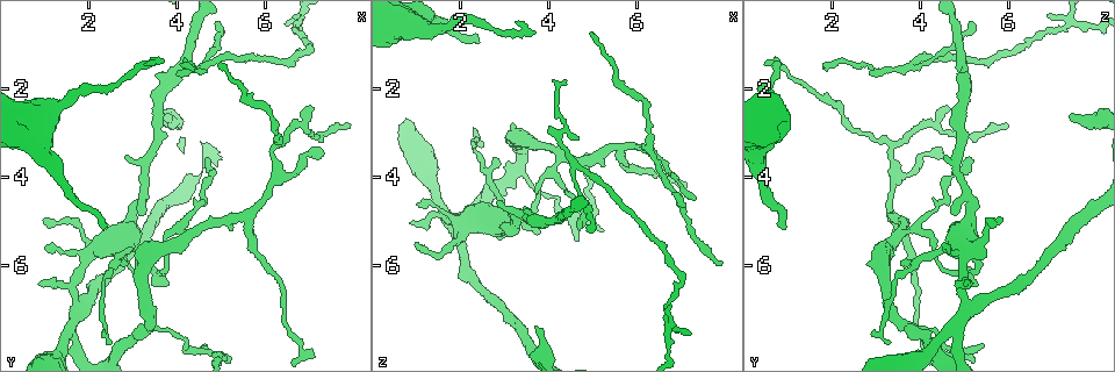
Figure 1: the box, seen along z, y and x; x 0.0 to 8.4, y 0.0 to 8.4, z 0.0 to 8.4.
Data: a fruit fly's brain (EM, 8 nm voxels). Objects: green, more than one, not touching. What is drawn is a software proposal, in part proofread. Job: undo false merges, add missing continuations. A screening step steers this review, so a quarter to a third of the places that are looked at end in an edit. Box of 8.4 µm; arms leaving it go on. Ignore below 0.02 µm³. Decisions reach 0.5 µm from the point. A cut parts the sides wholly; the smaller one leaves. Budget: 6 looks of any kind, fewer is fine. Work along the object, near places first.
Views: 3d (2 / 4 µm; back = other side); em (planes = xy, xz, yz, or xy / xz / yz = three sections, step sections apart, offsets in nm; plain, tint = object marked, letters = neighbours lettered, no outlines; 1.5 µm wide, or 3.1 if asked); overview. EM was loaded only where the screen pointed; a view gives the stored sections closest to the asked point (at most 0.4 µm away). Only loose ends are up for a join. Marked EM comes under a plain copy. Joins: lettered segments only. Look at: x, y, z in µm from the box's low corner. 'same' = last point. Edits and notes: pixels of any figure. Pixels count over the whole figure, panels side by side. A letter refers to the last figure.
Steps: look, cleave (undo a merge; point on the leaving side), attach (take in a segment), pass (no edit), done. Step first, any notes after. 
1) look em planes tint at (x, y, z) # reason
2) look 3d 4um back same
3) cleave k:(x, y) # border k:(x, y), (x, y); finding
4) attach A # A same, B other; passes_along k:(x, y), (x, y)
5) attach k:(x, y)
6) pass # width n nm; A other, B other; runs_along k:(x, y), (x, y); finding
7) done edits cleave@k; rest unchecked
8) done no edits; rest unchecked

look em planes letters at (6.75, 0.55, 7.30) # a fork

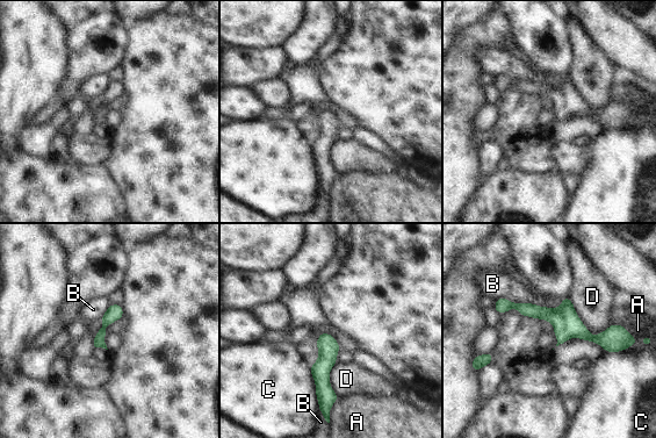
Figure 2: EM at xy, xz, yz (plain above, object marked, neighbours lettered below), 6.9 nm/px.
pass # A other, B other, C other, D other; border 2:(562, 299), (554, 308), (513, 301); all the same neuron

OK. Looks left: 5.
look em xy step 4 letters at (1.00, 5.60, 4.55) # tapers out

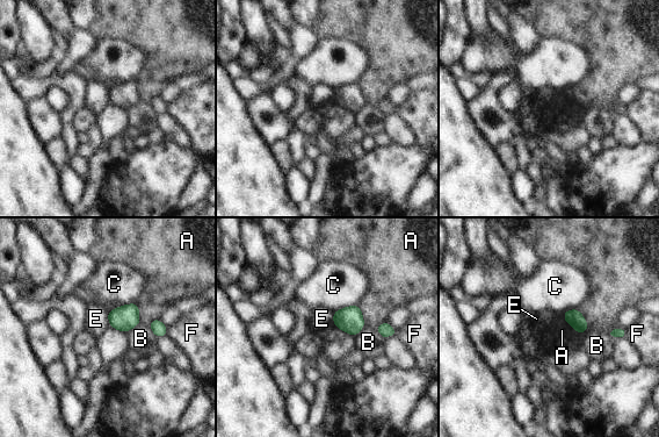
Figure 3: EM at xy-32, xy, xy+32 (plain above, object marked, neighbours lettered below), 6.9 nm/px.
look em planes letters same

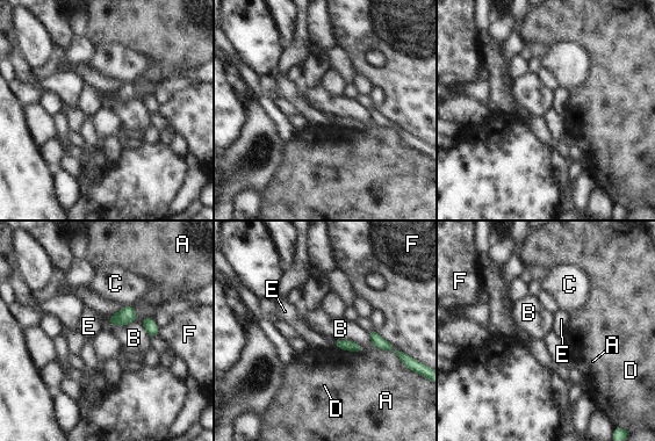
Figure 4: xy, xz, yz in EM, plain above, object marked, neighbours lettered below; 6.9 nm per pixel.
pass # longest_contact A 220 nm; A other, B other, C other, D other, E other, F other; border 4:(108, 316), (112, 325), (136, 319); none of them fits

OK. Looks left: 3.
look 3d 2um at (4.30, 5.35, 3.55) # abrupt turn

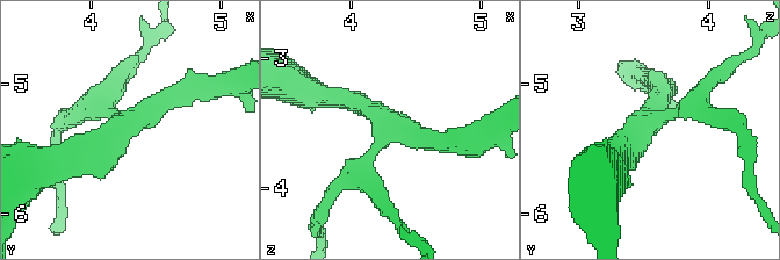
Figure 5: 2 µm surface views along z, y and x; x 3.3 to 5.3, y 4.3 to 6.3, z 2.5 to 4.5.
look em xz step 4 tint at (4.32, 5.30, 3.52) # arms 4; now the EM

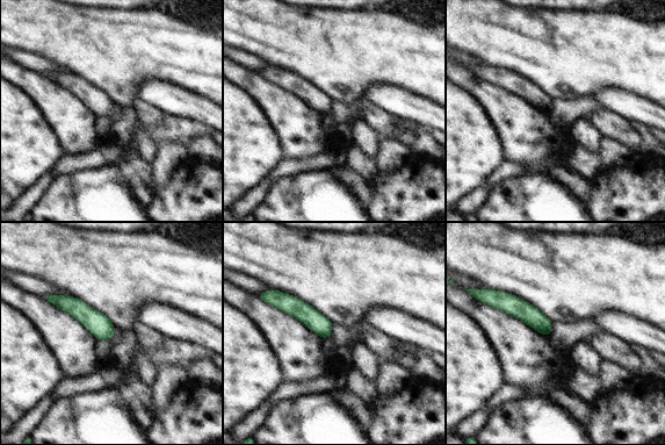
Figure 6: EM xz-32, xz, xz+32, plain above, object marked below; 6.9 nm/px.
look em planes letters same

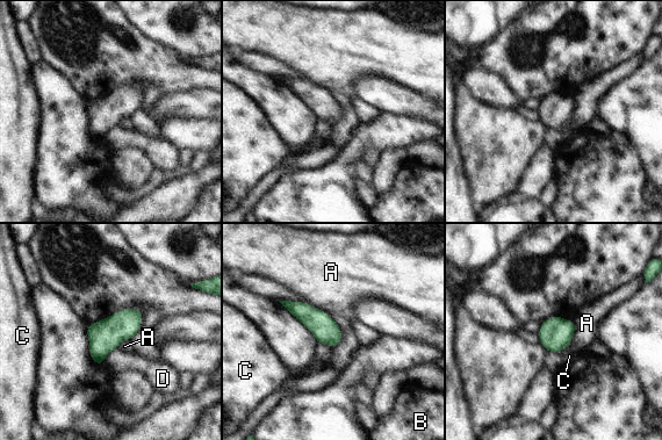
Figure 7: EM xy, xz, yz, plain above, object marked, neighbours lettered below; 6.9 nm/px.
pass # A other, B other, C other, D other; border 7:(308, 302), (339, 326), (336, 346); continuous, no second neuron

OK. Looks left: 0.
done no edits; rest unchecked

